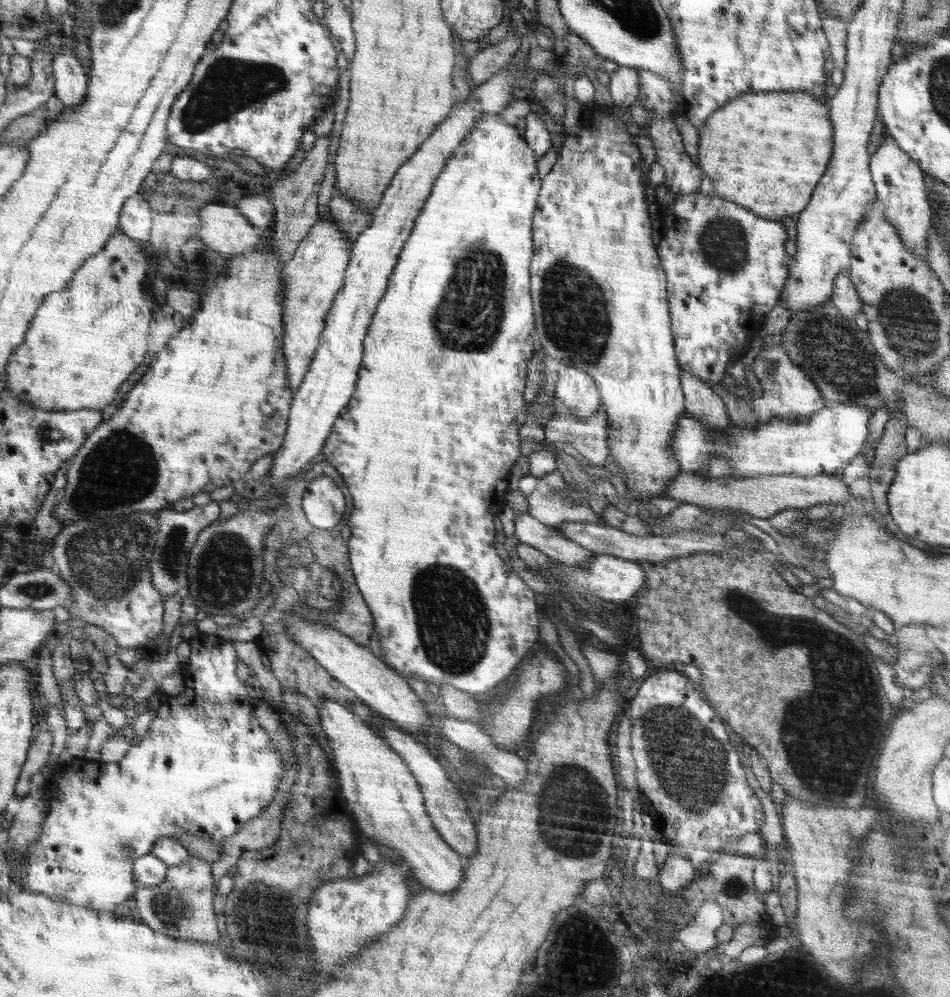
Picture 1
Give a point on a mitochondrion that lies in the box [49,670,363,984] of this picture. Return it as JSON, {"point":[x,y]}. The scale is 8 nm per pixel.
{"point":[260,914]}

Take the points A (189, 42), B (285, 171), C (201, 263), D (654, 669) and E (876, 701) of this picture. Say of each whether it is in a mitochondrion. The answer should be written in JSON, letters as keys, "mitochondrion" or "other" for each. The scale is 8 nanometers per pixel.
{"A":"other","B":"other","C":"mitochondrion","D":"other","E":"mitochondrion"}

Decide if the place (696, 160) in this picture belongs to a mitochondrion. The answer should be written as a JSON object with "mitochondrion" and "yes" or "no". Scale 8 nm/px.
{"mitochondrion":"no"}

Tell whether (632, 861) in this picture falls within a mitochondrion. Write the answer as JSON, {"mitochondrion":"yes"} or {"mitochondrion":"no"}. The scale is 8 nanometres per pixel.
{"mitochondrion":"no"}

